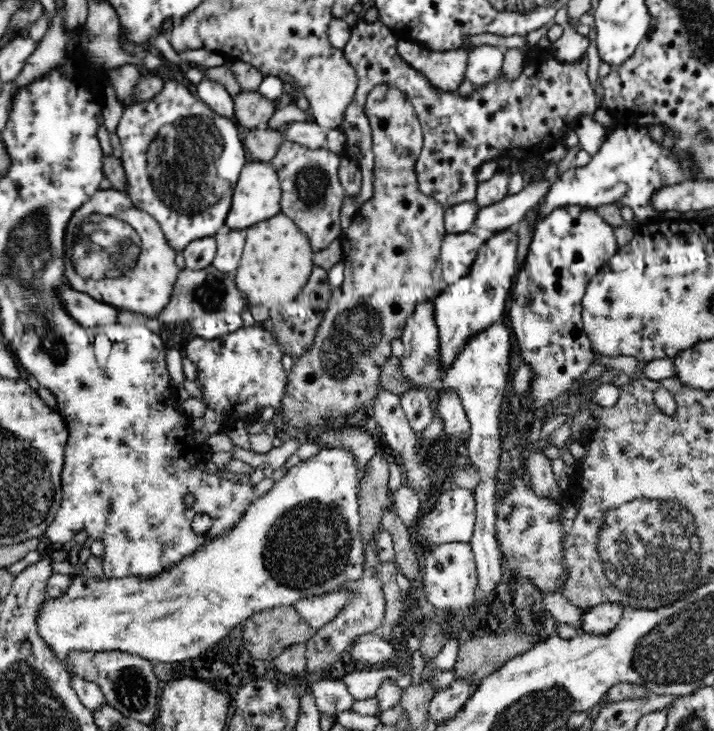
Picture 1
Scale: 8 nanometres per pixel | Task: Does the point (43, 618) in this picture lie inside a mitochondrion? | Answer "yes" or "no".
no

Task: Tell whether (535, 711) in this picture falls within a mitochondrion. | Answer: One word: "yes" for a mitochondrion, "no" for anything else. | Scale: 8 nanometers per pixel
yes

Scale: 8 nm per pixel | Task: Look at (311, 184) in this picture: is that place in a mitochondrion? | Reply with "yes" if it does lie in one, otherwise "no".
yes

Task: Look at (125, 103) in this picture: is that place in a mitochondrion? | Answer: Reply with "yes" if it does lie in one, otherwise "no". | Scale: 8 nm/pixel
no

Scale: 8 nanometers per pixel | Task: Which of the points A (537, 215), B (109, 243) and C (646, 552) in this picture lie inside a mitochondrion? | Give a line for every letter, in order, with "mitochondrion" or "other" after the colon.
A: other
B: mitochondrion
C: mitochondrion

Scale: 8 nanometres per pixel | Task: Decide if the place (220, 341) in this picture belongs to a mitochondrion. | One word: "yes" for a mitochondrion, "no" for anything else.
no

